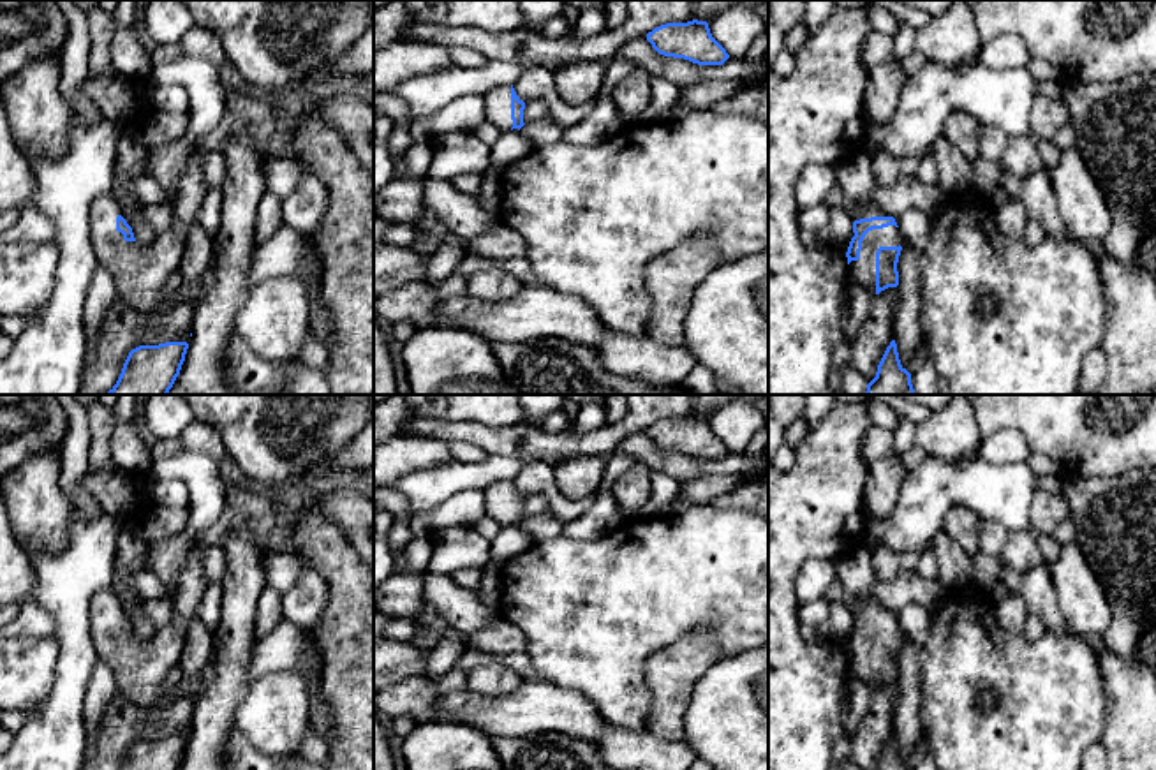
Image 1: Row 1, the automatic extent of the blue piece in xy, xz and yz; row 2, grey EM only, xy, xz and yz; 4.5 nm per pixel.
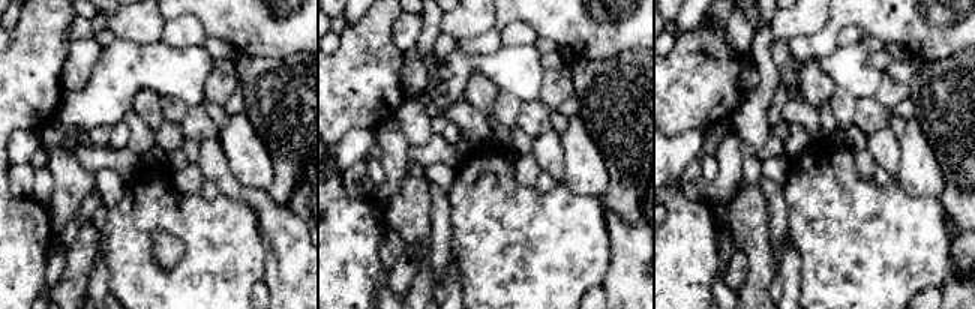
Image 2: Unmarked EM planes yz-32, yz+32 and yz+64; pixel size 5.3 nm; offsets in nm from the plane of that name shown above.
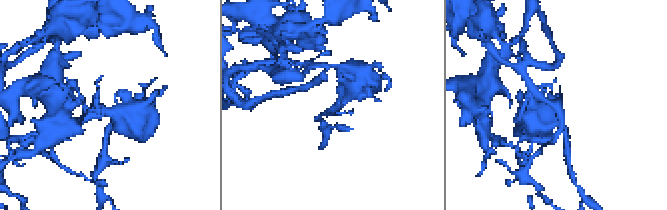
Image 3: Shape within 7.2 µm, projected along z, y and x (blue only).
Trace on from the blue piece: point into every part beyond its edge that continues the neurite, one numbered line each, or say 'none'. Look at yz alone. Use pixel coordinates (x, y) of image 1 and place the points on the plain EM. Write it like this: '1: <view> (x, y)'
1: yz (862, 666)

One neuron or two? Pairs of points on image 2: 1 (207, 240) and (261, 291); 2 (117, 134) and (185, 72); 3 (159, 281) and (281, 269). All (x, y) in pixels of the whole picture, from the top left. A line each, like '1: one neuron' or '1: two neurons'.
1: two neurons
2: two neurons
3: two neurons

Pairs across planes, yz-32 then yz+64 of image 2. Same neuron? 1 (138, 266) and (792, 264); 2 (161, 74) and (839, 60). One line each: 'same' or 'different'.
1: different
2: same

